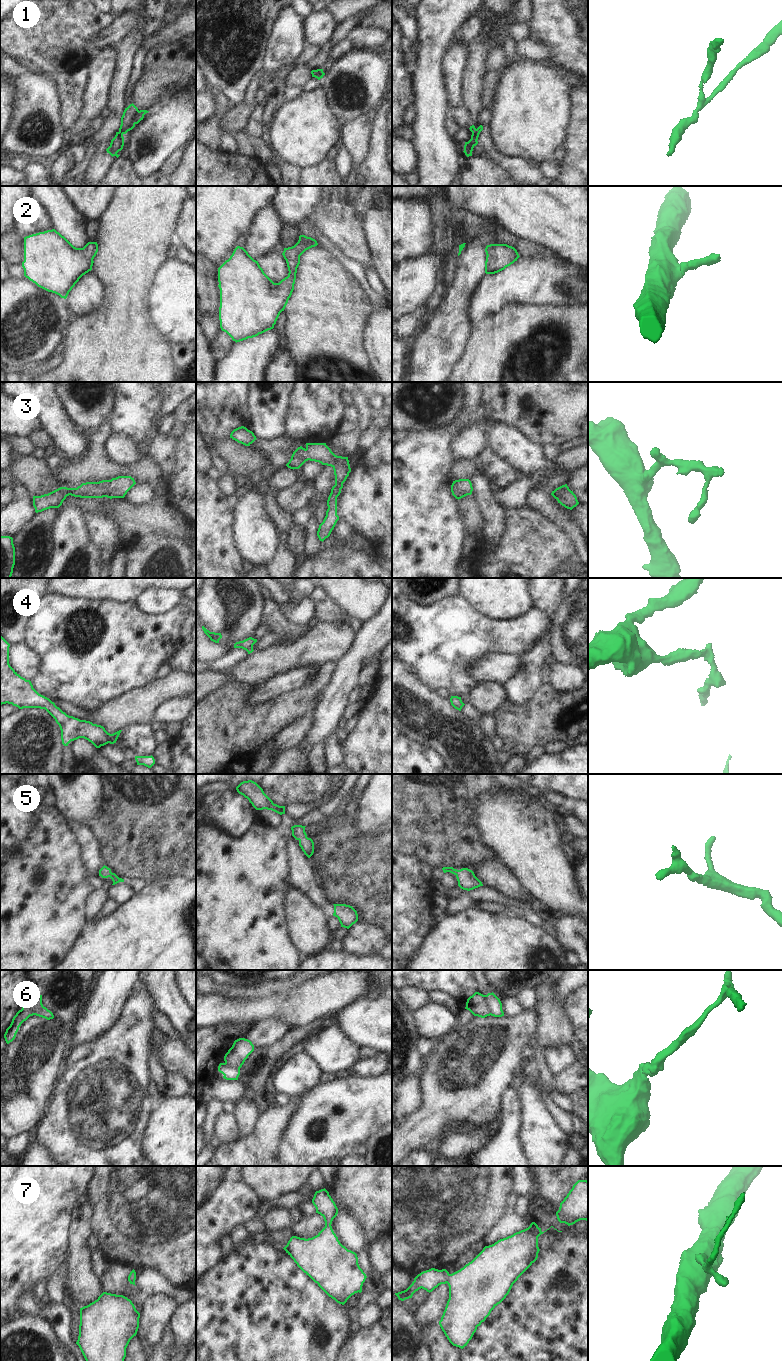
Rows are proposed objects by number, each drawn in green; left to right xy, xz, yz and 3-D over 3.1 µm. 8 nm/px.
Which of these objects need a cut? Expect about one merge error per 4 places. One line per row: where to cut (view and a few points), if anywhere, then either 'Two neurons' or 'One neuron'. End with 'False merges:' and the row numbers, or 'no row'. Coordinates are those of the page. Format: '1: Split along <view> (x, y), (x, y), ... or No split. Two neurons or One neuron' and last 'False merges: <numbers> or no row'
1: Split along xy (138, 110), (126, 131). Two neurons
2: No split. One neuron
3: No split. One neuron
4: No split. One neuron
5: No split. One neuron
6: Split along yz (484, 995), (491, 1014). Two neurons
7: No split. One neuron
False merges: 1, 6

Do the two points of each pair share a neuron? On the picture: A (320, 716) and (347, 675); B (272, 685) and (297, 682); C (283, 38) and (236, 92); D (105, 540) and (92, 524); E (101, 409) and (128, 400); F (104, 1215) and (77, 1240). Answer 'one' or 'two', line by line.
A: one
B: one
C: two
D: one
E: two
F: two

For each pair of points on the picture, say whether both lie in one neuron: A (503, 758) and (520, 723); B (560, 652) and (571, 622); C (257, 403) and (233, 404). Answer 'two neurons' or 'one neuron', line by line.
A: two neurons
B: one neuron
C: two neurons

